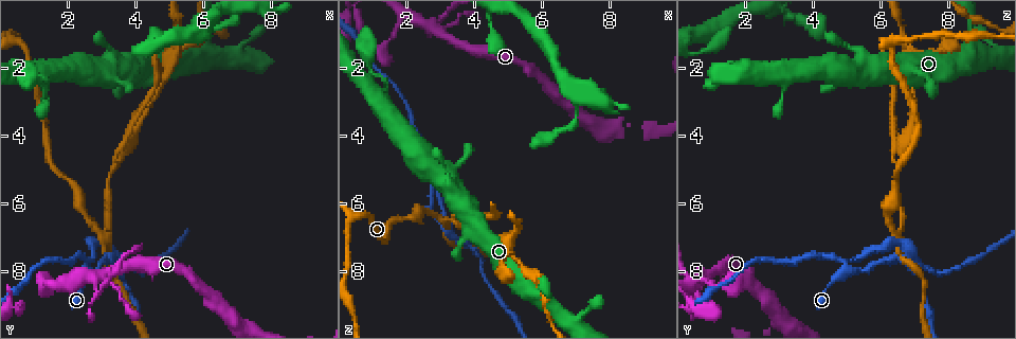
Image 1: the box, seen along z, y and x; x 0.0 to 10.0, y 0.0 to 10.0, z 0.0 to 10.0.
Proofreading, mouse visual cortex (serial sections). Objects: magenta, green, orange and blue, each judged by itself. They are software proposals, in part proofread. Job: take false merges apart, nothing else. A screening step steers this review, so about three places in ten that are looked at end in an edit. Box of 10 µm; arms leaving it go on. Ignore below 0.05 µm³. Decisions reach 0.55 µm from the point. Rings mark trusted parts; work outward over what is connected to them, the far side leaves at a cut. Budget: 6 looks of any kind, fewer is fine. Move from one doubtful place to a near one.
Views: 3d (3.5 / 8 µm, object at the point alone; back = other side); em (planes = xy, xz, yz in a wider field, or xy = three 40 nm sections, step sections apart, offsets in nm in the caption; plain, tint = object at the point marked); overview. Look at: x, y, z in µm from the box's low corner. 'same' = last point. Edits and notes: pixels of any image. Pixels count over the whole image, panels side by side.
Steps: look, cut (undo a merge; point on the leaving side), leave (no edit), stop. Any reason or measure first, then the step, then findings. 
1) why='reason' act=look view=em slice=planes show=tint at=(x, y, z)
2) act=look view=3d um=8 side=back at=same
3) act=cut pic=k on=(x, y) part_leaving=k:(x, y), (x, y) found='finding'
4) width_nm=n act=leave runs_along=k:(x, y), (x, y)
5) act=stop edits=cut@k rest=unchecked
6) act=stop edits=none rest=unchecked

act=look view=3d um=3.5 at=(3.35, 2.20, 5.50)

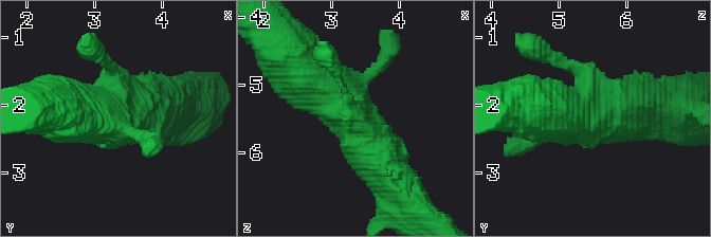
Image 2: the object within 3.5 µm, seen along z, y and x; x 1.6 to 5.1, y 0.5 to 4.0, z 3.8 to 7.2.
act=look view=em slice=planes show=tint at=same

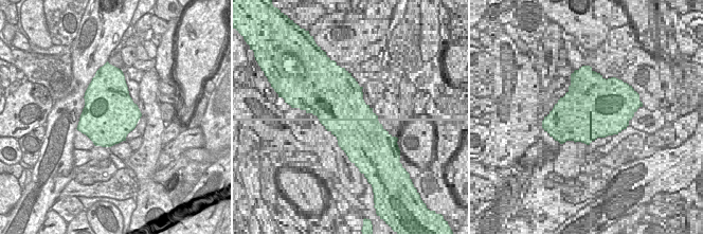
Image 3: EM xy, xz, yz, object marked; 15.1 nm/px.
act=leave runs_along=2:(403, 197), (344, 105), (322, 86) found='continuous, no second cell'

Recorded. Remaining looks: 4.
act=look view=3d um=3.5 at=(2.70, 8.20, 0.80)

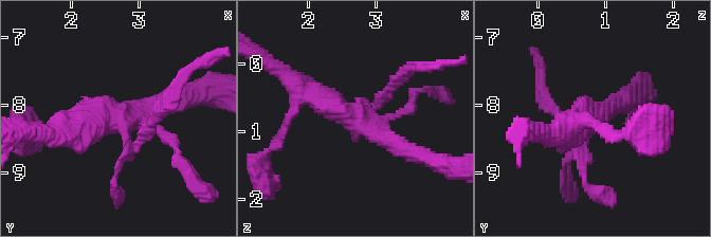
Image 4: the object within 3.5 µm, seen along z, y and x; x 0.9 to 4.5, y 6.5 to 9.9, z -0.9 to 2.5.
act=look view=em slice=xy step=1 show=tint at=(2.70, 8.15, 0.85)

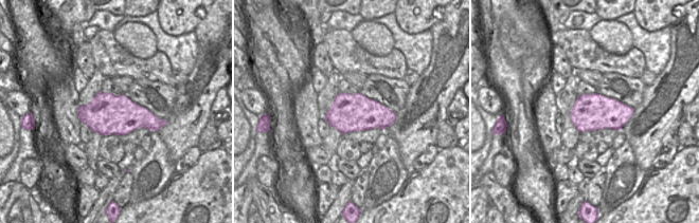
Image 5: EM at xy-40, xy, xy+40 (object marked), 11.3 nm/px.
act=cut pic=4 on=(550, 108) part_leaving=4:(125, 130), (135, 143), (178, 81) found='two cells meet here'

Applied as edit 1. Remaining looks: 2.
why='branch point' act=look view=3d um=8 at=(2.95, 6.90, 6.40)

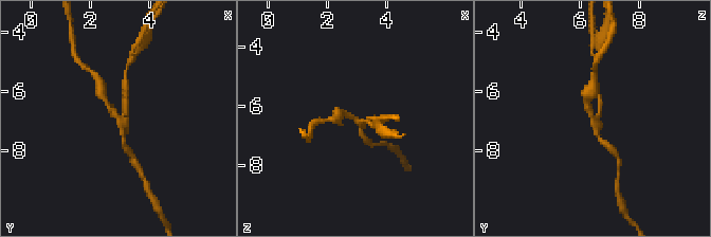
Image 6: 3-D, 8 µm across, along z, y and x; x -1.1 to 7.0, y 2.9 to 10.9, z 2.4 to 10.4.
arms=3 arm_widths_nm=150,200,200 why='shape alone is not enough' act=look view=em slice=xy step=3 show=tint at=same

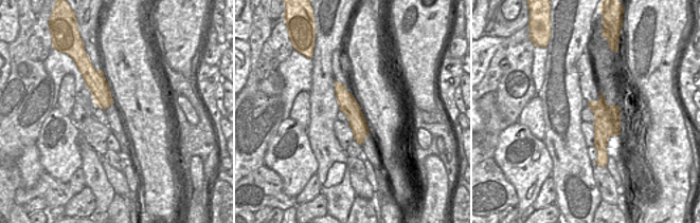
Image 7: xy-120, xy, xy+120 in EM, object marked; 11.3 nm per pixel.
act=cut pic=6 on=(125, 96) part_leaving=6:(123, 116), (125, 72) found='a second cell is stuck on'

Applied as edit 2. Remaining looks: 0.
act=stop edits=cut@4,cut@6 rest=unchecked

